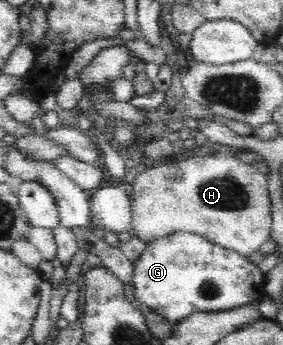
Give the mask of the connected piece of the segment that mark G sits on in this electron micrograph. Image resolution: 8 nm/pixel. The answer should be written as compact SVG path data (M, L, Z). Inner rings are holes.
M172 232L168 236L162 236L150 244L146 244L146 250L142 252L140 260L134 264L134 284L136 295L136 304L146 304L156 314L162 314L164 318L174 325L179 320L186 318L194 313L206 313L206 312L218 312L218 310L228 310L228 308L238 308L238 306L244 306L244 304L257 303L264 294L264 282L266 282L265 274L260 270L258 265L254 265L248 258L238 254L234 250L228 250L219 244L214 244L205 238L202 238L199 234L192 234L191 232Z

